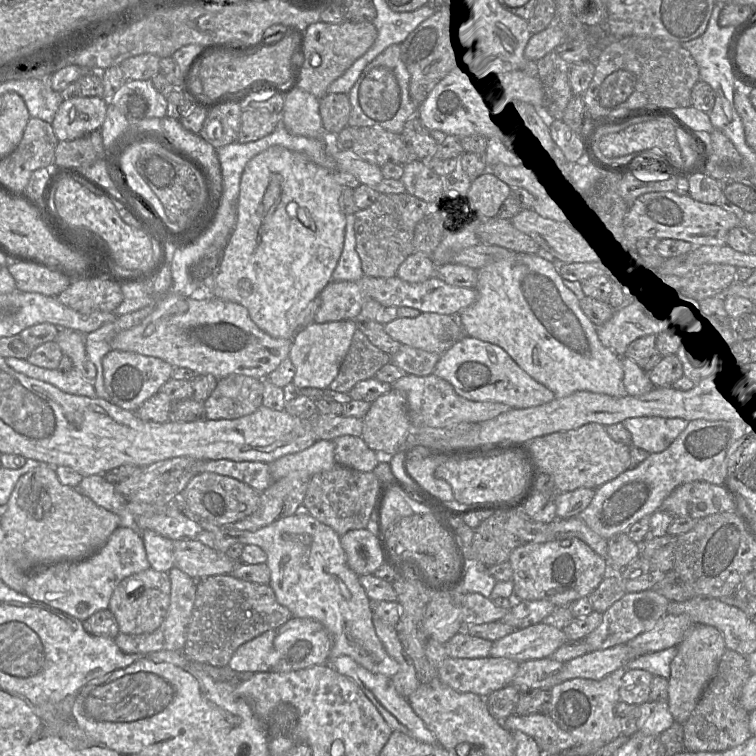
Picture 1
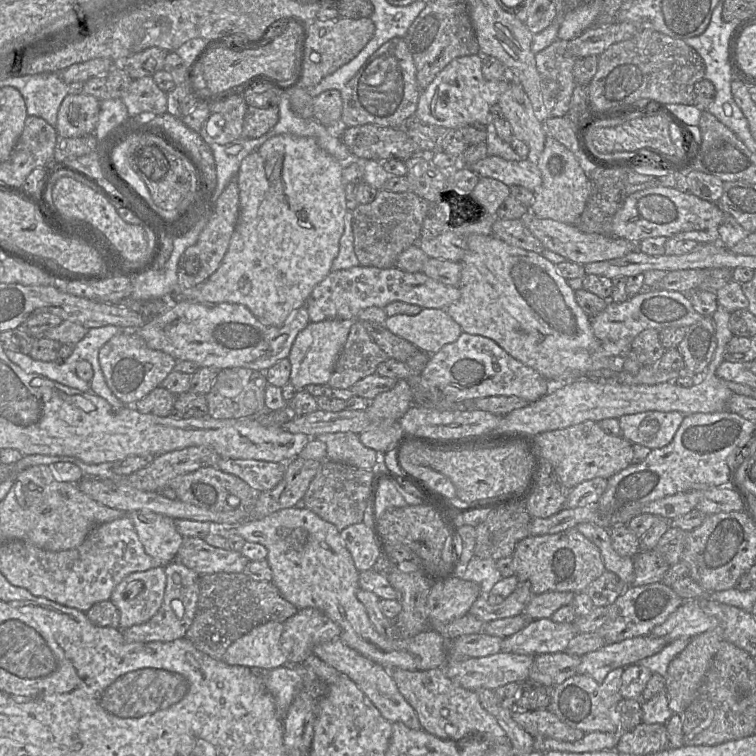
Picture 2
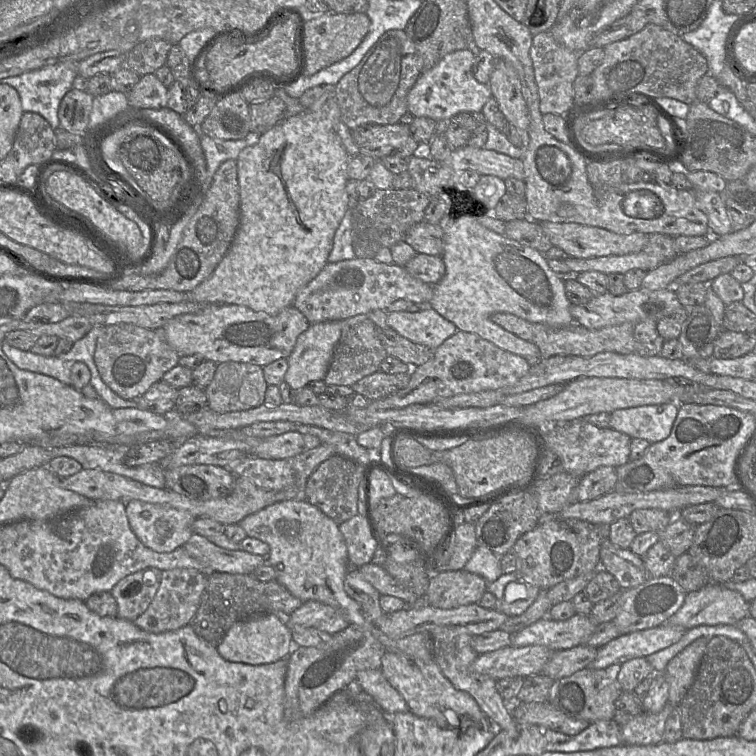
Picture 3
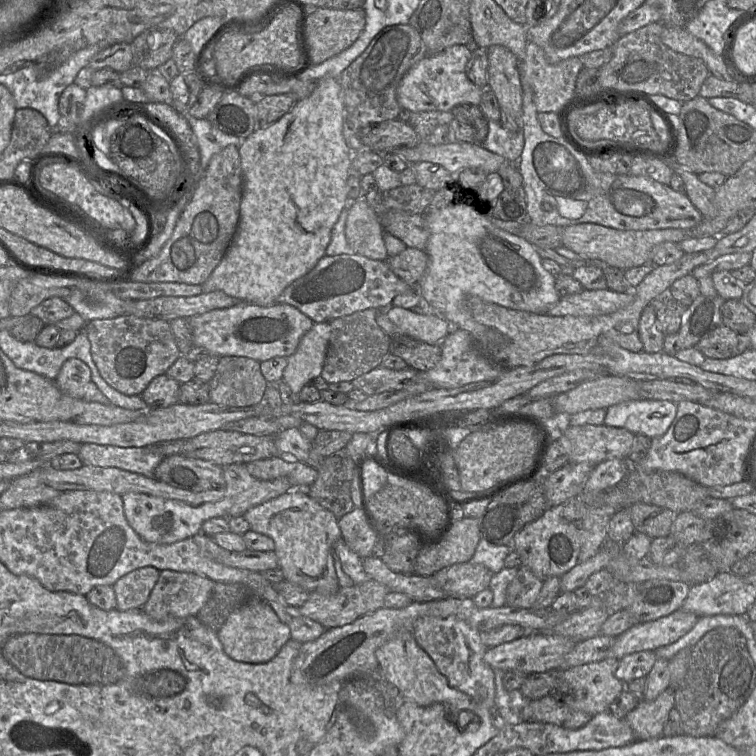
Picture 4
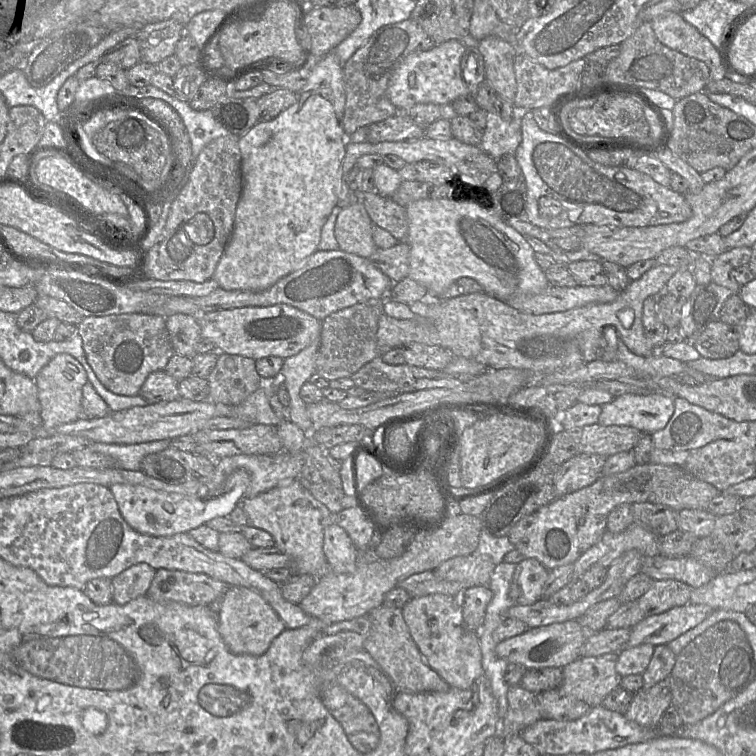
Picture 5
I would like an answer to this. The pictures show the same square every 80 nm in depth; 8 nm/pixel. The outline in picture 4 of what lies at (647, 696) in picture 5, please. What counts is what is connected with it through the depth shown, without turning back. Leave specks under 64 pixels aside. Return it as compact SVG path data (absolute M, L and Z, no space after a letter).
M667 688L656 699L639 704L624 718L632 728L636 740L650 740L662 735L670 710L674 708L674 691Z

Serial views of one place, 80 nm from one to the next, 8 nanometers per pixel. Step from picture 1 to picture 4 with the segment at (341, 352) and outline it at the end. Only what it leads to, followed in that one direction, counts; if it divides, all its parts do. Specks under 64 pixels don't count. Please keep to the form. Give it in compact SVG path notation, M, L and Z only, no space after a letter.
M329 322L314 323L301 338L296 351L287 357L282 381L291 389L294 404L300 403L299 393L307 383L321 376L329 344L331 327Z

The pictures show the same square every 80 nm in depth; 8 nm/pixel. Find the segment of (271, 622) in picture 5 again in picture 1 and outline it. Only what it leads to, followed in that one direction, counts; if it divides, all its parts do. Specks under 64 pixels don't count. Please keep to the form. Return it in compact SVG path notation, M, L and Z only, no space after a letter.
M269 630L241 645L228 667L238 674L270 671L274 665L273 642L277 630Z

